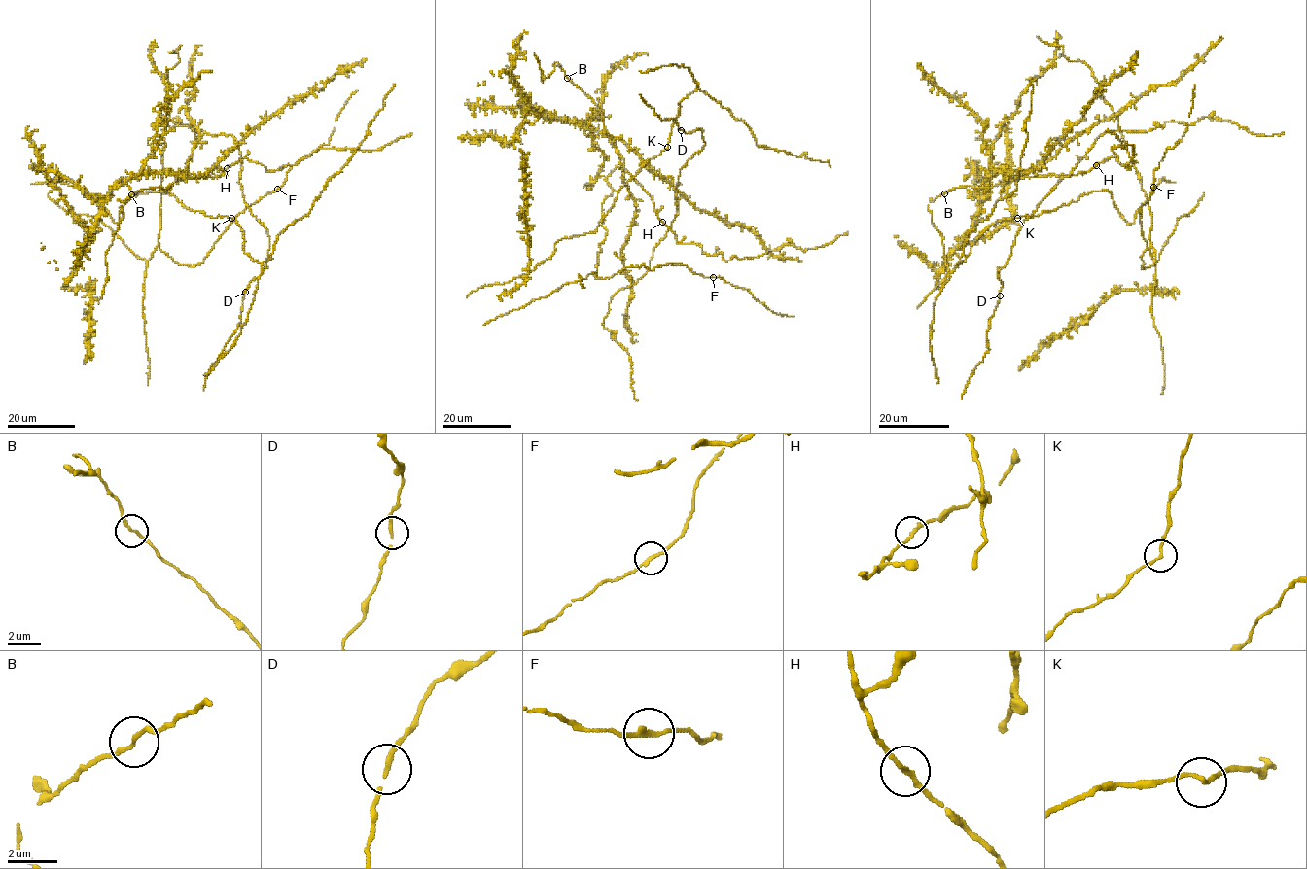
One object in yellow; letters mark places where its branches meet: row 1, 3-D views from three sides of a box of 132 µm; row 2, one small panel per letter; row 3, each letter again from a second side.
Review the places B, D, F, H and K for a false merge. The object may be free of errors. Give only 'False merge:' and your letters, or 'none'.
False merge: none

